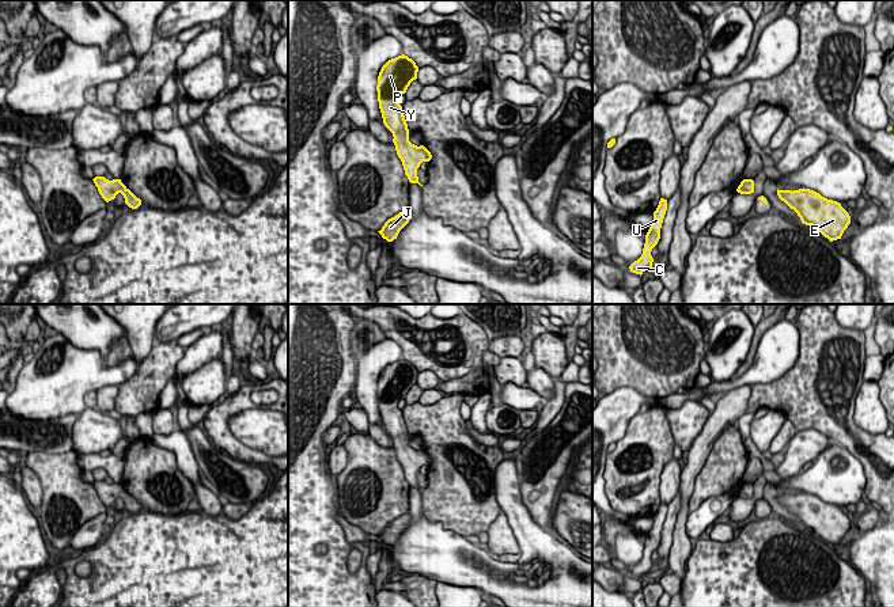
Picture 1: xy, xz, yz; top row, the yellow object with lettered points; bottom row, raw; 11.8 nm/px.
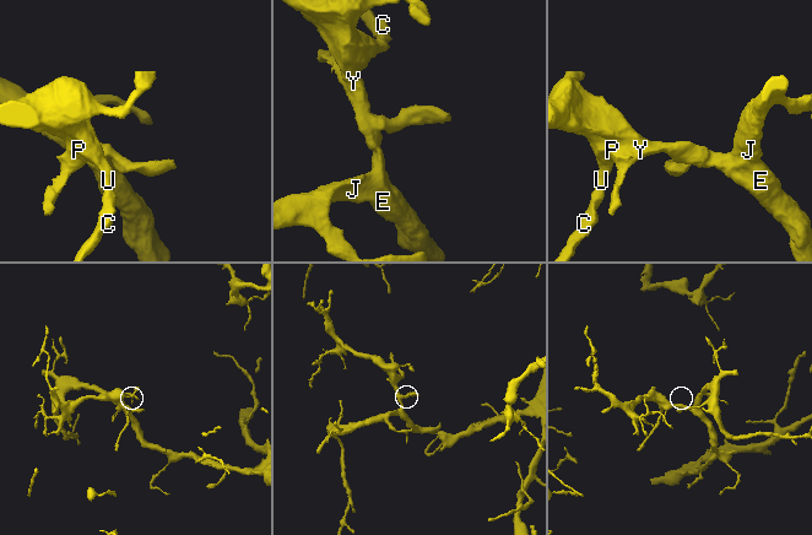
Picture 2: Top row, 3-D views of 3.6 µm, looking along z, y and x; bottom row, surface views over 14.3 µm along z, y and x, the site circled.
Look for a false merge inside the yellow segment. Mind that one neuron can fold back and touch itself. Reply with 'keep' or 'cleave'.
keep

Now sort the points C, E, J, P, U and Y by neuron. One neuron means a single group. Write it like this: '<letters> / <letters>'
C E J P U Y

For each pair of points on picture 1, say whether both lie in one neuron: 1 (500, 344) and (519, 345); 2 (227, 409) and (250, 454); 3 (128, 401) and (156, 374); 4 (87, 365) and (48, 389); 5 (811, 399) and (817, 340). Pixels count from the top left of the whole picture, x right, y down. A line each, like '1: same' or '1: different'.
1: same
2: same
3: same
4: same
5: same

